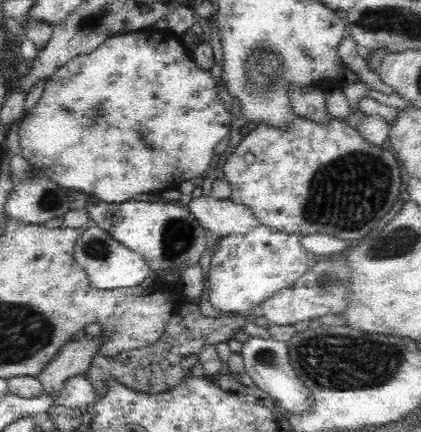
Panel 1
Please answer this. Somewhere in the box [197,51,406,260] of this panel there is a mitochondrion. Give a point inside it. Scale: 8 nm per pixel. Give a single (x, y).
(347, 193)

